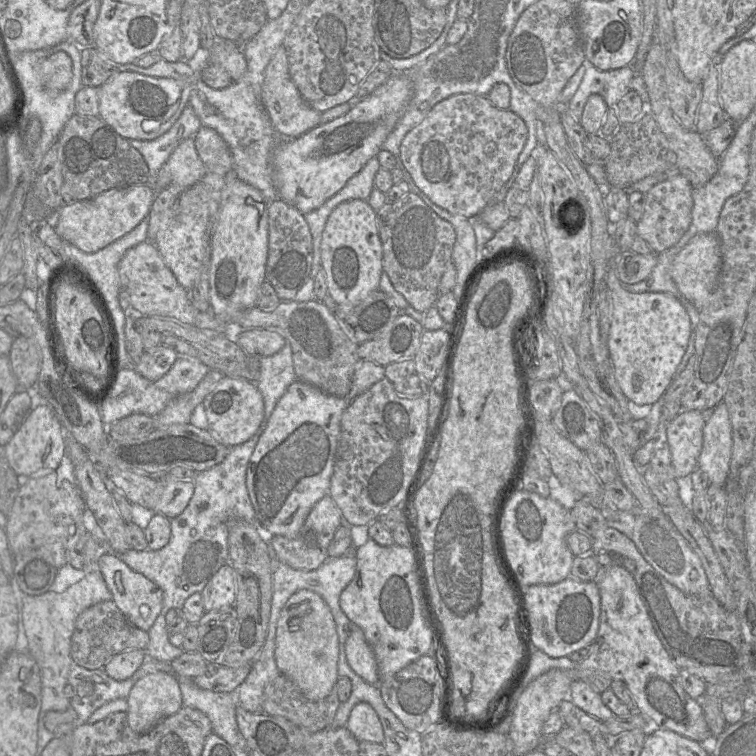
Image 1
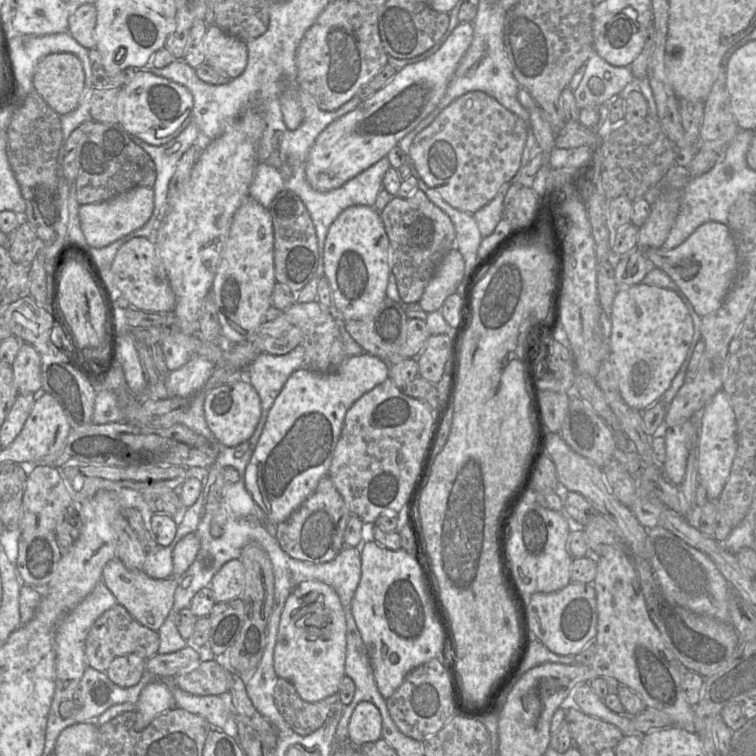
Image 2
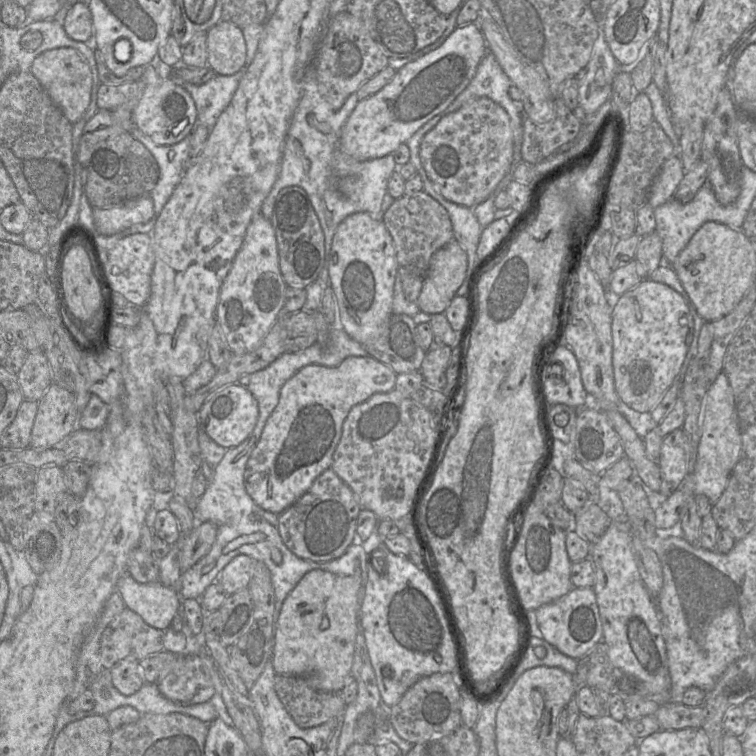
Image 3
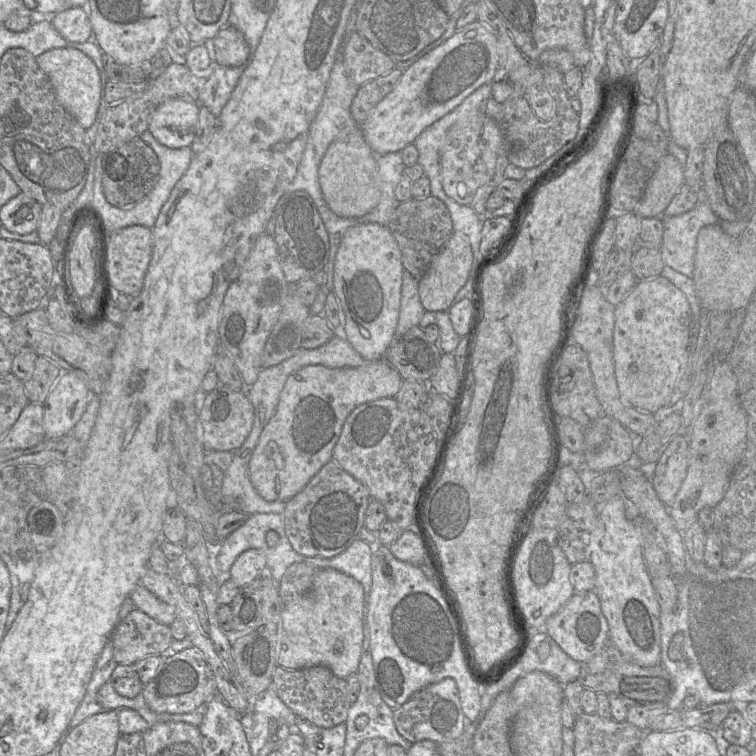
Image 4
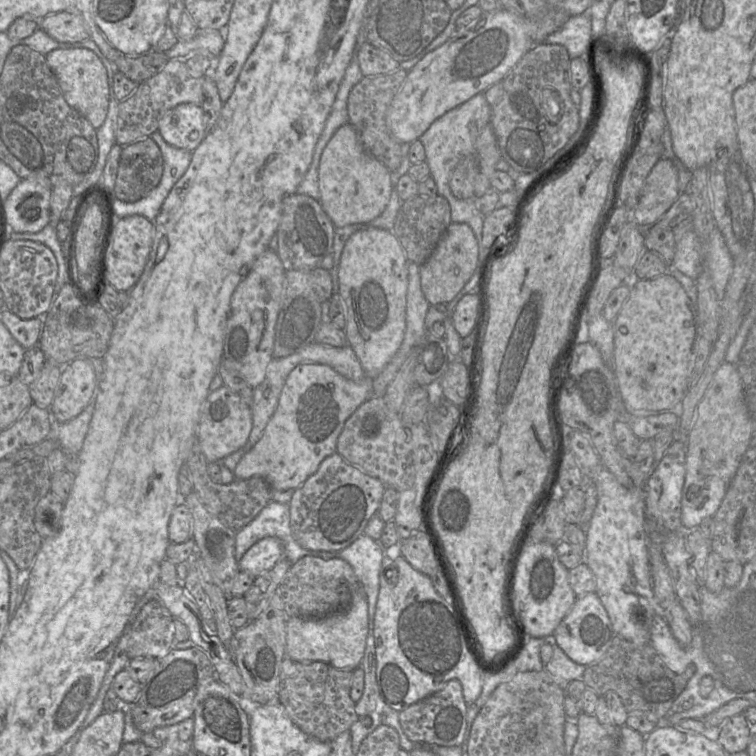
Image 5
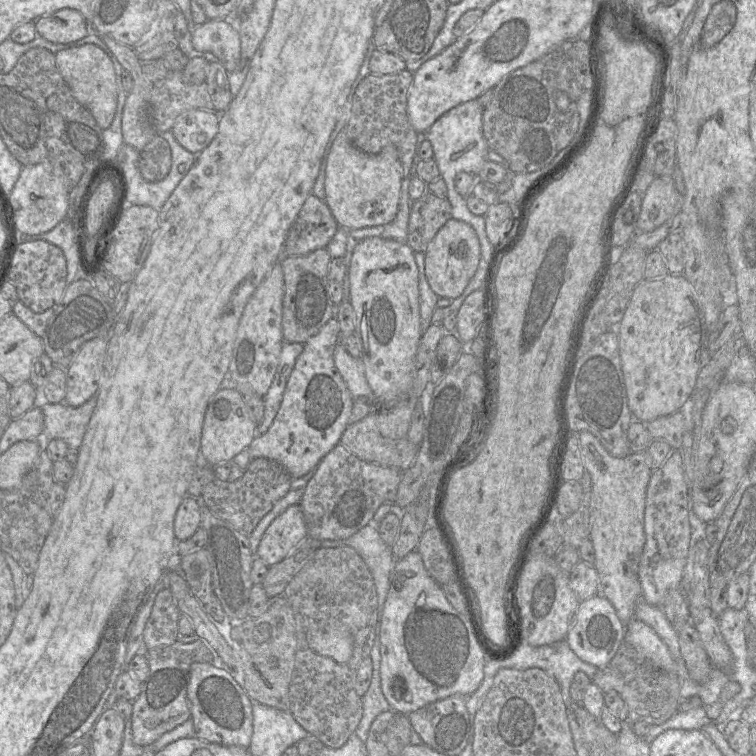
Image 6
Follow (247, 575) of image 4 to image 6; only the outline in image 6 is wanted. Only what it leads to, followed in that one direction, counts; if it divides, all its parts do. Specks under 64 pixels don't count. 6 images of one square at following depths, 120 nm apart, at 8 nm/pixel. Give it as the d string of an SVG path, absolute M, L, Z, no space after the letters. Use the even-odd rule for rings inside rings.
M299 504L292 505L268 526L255 557L260 557L268 566L272 566L287 557L307 536L301 507Z

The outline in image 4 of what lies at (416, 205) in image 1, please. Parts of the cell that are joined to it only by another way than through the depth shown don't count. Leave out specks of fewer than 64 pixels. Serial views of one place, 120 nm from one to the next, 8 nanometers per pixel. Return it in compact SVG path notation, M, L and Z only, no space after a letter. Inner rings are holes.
M432 195L427 198L412 197L408 201L397 204L386 226L397 241L404 269L409 271L417 281L423 278L433 258L454 232L447 206Z

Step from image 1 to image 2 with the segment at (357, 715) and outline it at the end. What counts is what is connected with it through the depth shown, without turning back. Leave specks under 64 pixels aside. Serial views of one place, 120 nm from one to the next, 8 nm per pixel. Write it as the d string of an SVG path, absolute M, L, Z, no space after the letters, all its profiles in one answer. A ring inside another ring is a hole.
M360 702L354 709L348 725L348 741L356 747L375 742L382 737L382 716L375 704Z

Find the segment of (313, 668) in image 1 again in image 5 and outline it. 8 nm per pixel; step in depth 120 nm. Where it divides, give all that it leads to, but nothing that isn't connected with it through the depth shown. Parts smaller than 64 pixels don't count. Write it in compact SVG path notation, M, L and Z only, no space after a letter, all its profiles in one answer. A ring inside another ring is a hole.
M359 584L349 607L322 617L289 617L286 623L286 655L293 661L321 661L337 669L353 671L360 667L368 633L368 603Z

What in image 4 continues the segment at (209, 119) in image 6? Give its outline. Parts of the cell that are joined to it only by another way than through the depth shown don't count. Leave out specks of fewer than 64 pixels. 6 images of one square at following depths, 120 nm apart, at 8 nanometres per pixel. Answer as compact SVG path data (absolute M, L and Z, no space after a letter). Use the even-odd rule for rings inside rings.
M183 98L164 101L151 116L148 131L169 148L190 146L198 121L200 104Z

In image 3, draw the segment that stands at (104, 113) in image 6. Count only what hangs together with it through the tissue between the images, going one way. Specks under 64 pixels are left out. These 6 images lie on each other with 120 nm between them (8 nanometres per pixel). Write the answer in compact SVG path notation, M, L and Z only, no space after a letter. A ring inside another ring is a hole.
M72 47L46 50L34 59L30 72L72 124L82 118L91 101L93 83L90 66L82 54Z

